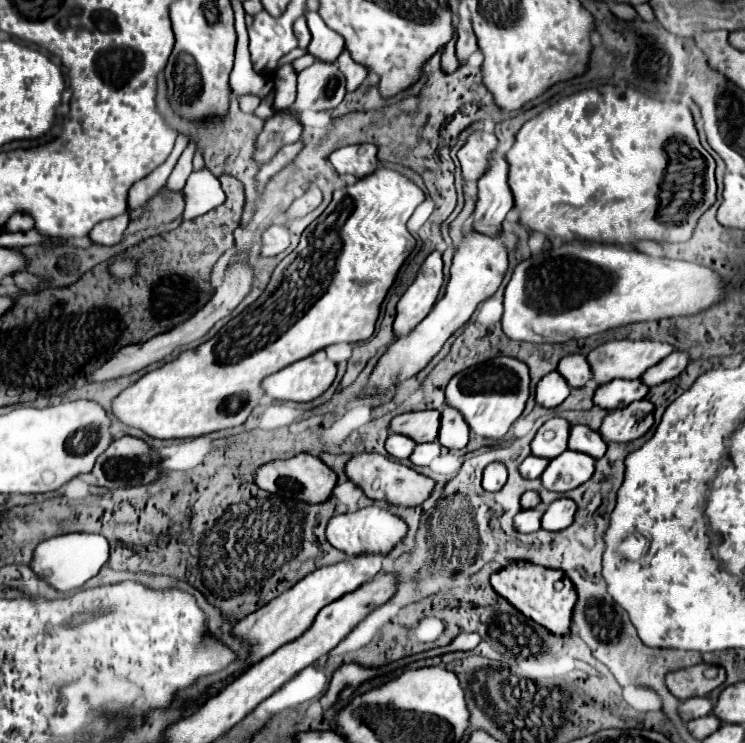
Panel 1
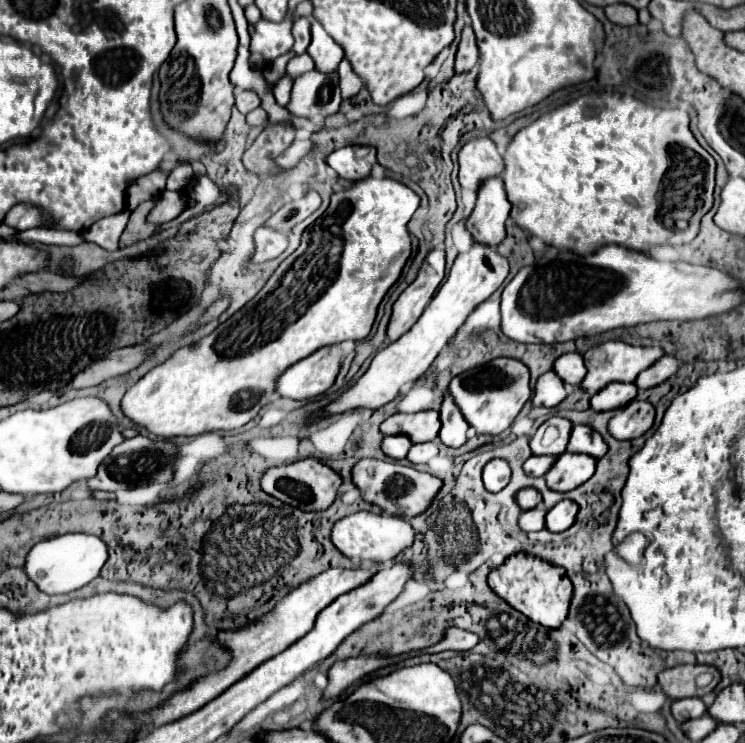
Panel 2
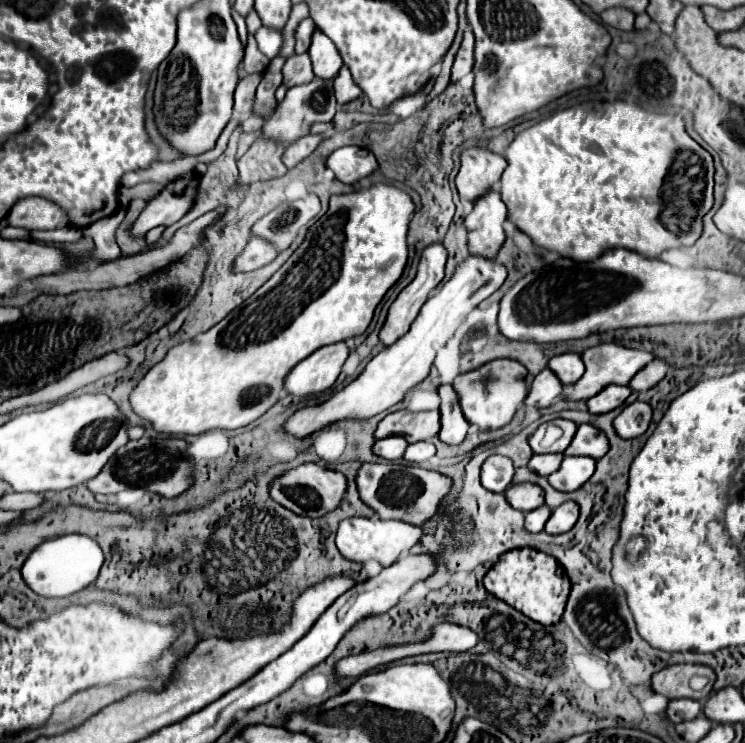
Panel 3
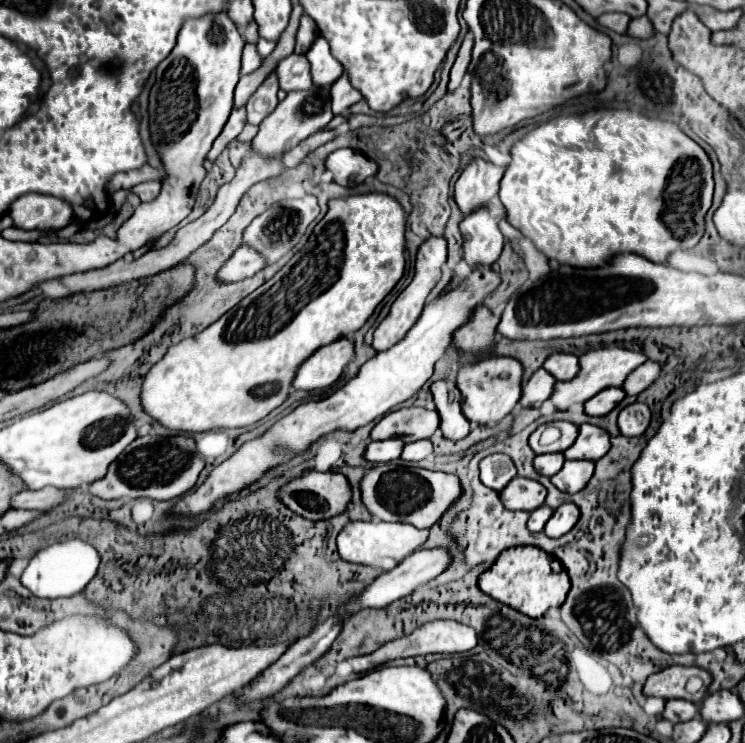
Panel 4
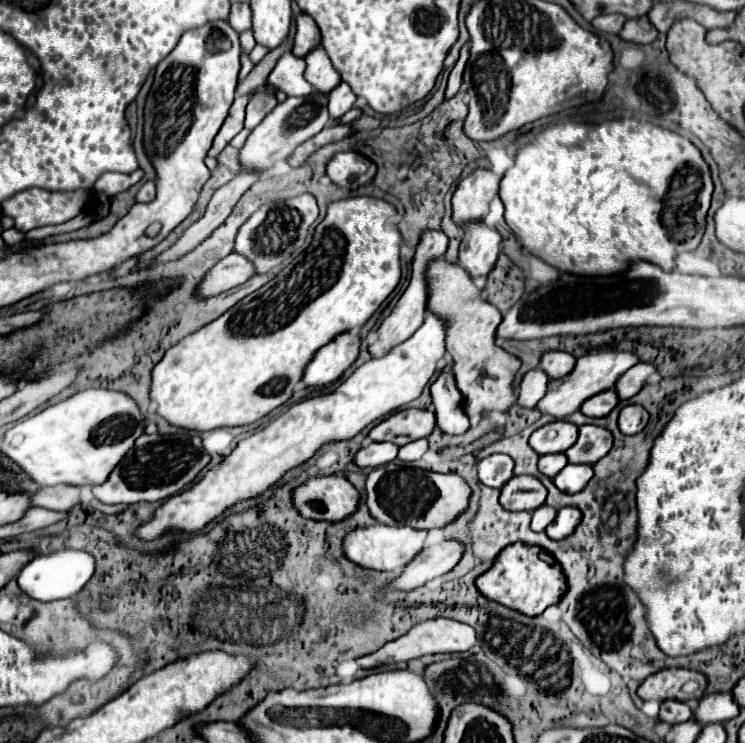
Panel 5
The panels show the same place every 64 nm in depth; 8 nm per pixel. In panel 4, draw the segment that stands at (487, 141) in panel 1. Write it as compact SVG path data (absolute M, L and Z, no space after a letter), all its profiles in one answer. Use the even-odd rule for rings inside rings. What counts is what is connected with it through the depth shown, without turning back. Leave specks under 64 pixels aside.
M480 158L472 160L470 166L466 166L454 190L454 202L458 204L462 216L468 216L472 210L484 208L498 194L502 174L504 168L498 168Z

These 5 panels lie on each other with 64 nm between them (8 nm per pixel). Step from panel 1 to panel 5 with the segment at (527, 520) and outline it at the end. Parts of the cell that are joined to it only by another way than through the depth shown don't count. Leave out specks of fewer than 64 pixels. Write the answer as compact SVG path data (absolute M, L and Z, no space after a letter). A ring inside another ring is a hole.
M540 506L540 508L534 510L534 514L532 514L532 524L530 524L530 528L532 528L534 532L542 532L554 518L556 518L556 508L552 508L552 506Z

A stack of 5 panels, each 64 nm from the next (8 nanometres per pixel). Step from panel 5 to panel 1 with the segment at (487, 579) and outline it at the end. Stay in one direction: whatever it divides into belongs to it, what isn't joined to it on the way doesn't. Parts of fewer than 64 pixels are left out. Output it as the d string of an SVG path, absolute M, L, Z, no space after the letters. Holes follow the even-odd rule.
M510 562L502 570L490 576L492 588L506 598L514 608L518 608L526 618L540 622L552 634L568 634L572 622L572 608L576 604L574 584L562 570L552 570L544 566L536 566L532 562Z

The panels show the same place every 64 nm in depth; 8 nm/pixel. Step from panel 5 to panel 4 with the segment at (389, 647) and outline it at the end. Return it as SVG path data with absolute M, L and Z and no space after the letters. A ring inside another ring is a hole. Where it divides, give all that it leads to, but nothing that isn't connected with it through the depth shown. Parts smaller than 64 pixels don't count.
M434 620L434 622L426 622L422 626L418 626L412 634L392 640L384 646L380 646L376 652L366 654L366 656L356 656L350 658L348 662L354 666L356 672L368 672L372 668L378 668L382 664L386 664L388 660L396 660L396 658L410 658L410 656L424 656L424 654L436 654L436 652L446 652L446 654L454 654L454 652L468 652L476 646L476 632L460 622L452 622L452 620Z

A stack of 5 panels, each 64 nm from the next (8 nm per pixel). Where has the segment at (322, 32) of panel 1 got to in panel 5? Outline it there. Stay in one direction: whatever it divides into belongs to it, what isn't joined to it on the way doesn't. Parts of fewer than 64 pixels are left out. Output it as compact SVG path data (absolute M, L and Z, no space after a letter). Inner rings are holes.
M318 46L306 56L304 78L316 88L316 92L324 92L324 94L332 92L340 84L340 74L334 70L322 46Z

